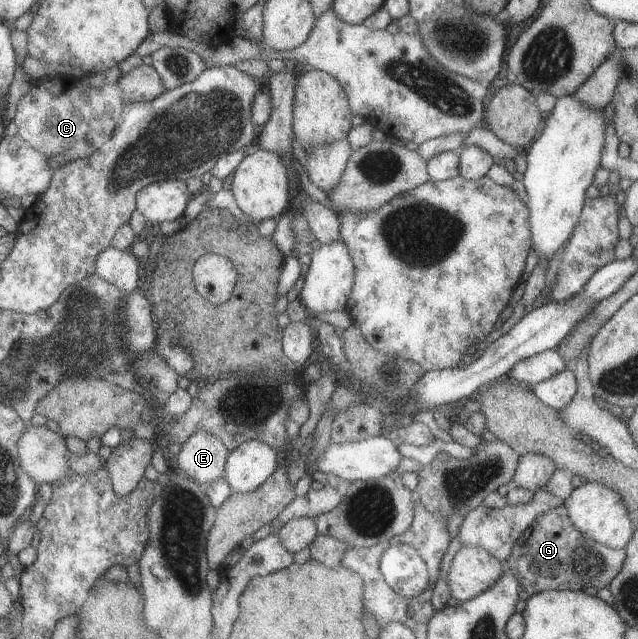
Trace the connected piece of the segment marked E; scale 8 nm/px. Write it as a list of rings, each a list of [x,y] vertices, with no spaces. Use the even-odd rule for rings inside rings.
[[[196,432],[180,446],[177,454],[178,471],[183,471],[199,484],[209,484],[224,478],[228,451],[213,434]]]

